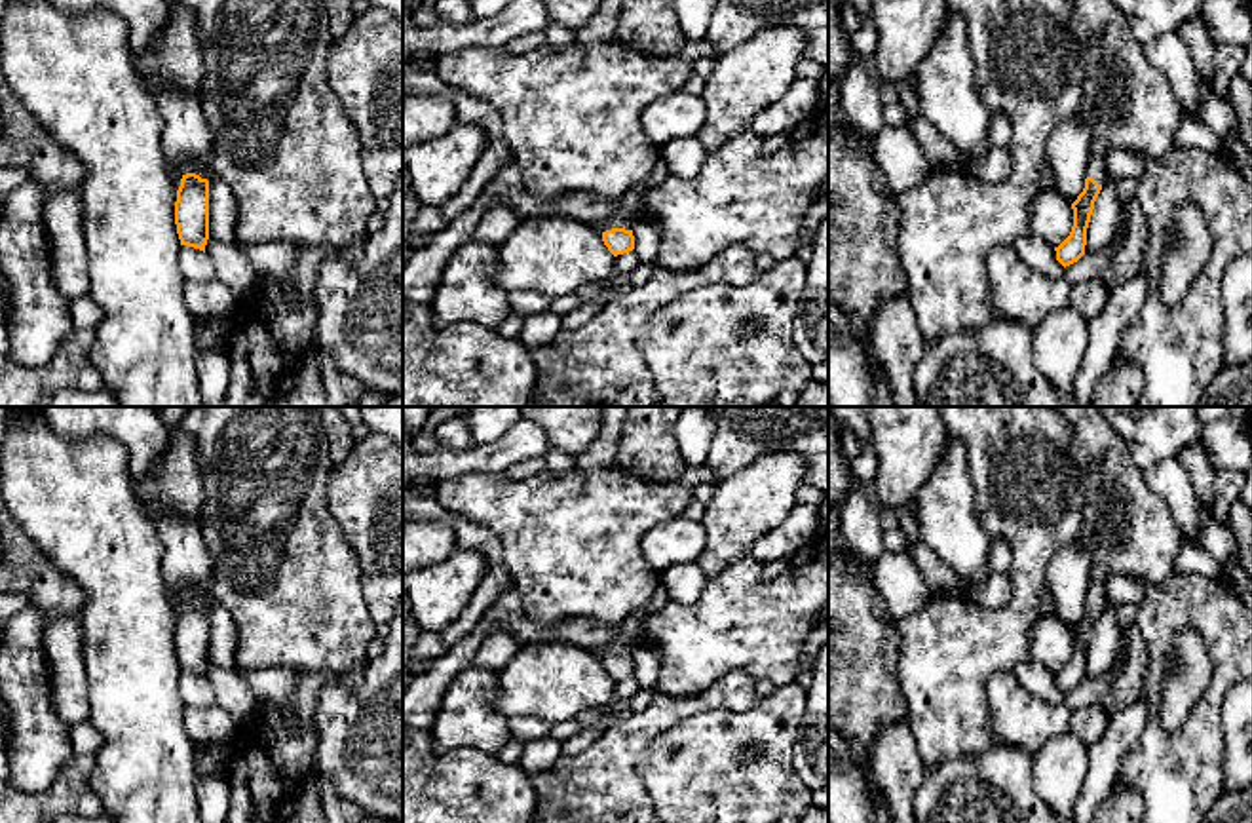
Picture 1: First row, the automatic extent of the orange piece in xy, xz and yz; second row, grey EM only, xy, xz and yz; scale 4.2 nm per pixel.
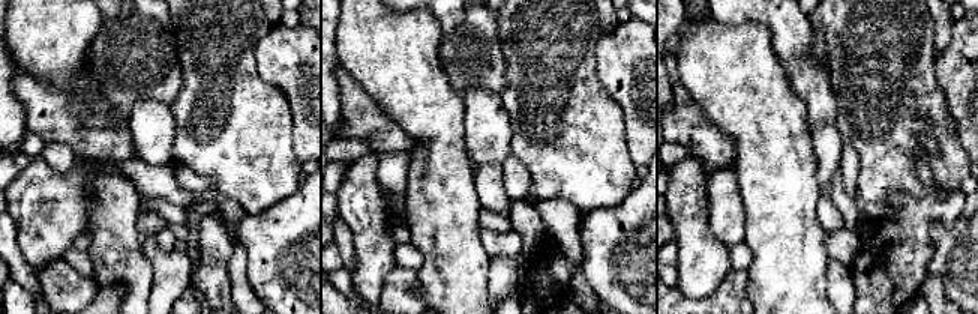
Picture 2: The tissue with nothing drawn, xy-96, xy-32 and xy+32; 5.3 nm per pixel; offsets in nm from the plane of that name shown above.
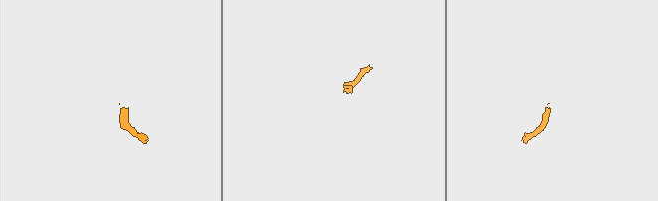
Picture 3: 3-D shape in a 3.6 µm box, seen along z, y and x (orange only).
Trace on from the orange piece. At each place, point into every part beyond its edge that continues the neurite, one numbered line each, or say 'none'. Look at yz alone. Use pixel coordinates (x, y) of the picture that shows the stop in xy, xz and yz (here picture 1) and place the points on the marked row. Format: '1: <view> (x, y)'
1: yz (1097, 162)

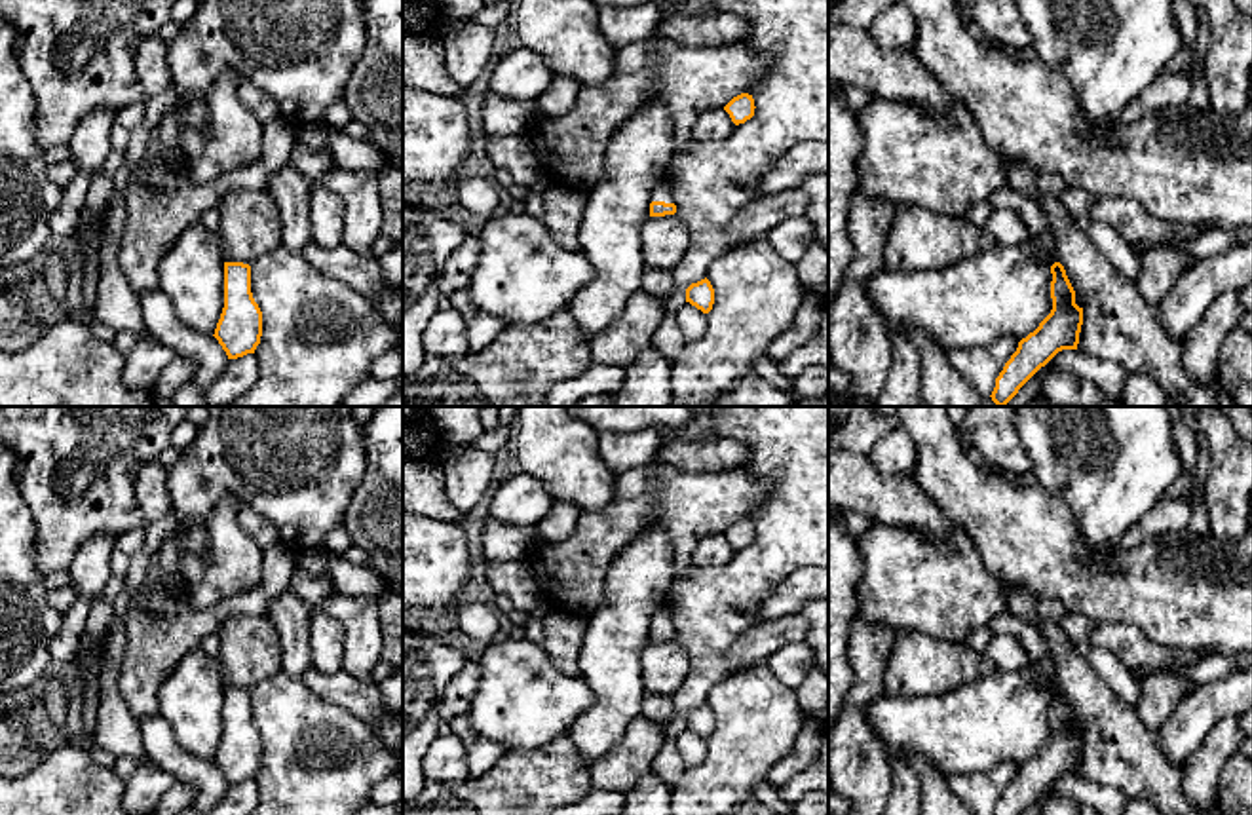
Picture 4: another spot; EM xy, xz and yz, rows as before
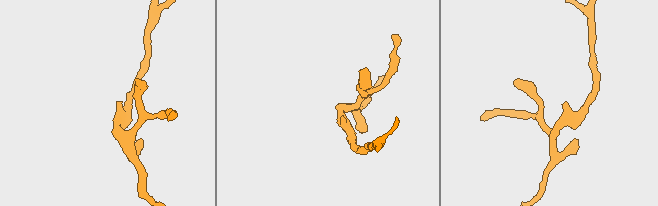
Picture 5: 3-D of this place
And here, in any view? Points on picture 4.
1: xz (662, 192)

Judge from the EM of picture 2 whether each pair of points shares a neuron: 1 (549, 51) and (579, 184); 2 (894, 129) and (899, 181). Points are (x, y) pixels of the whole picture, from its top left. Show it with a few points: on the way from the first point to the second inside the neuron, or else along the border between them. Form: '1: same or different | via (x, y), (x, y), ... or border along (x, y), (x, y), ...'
1: same | via (552, 84), (554, 113), (570, 132), (576, 150)
2: same | via (894, 141), (894, 169)

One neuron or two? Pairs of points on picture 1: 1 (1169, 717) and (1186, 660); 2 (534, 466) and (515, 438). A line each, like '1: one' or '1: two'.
1: one
2: two

